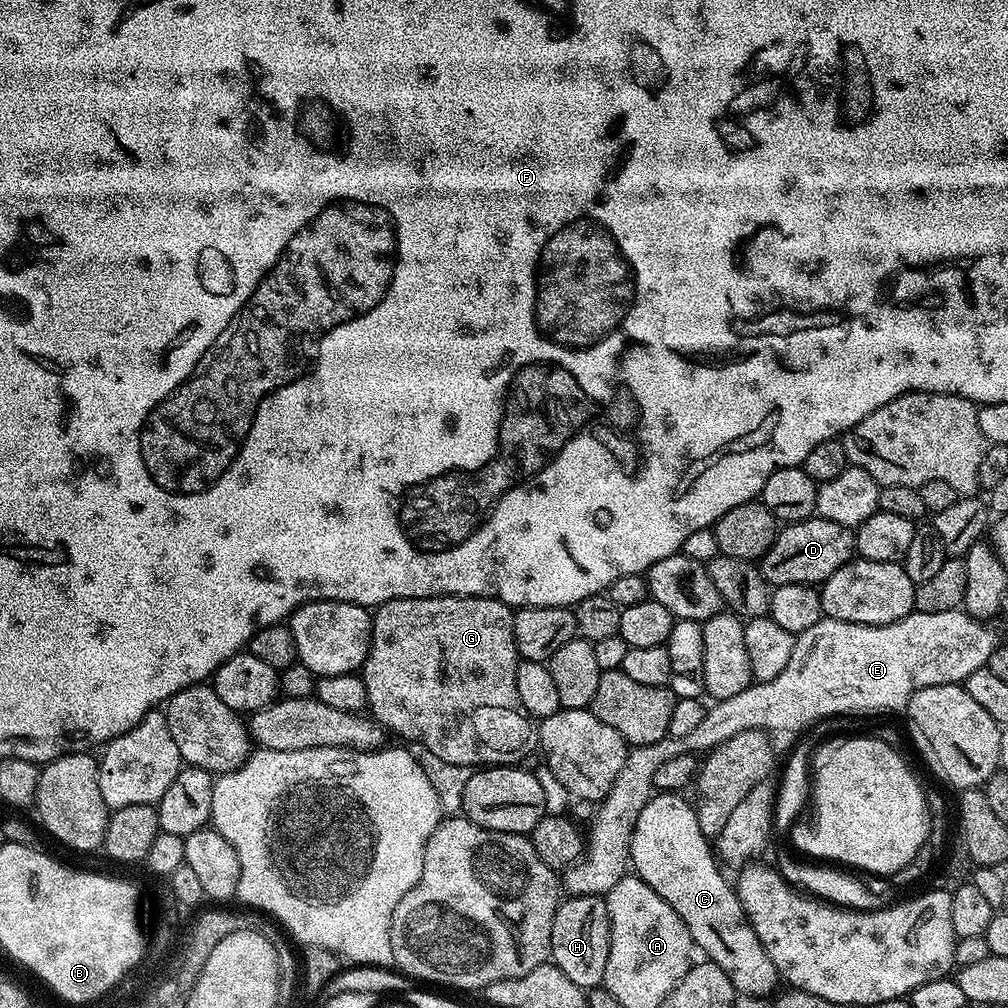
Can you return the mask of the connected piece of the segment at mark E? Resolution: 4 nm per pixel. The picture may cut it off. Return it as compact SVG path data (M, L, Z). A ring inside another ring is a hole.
M946 610L942 614L926 614L925 612L913 611L906 618L902 618L898 622L890 622L886 626L866 626L865 624L855 624L854 622L842 622L841 619L830 619L821 617L819 622L814 626L810 626L809 630L804 630L796 636L793 653L786 664L786 669L770 682L753 683L746 690L742 690L739 694L734 694L731 698L715 701L705 711L702 721L689 734L682 736L664 736L658 742L650 744L641 744L631 747L628 751L627 758L623 760L622 769L618 770L618 778L614 778L614 786L610 786L610 790L599 801L596 817L592 820L592 833L586 836L586 855L577 860L575 864L563 869L562 872L562 888L568 896L598 896L603 897L611 888L616 885L630 872L630 861L632 858L632 835L634 834L634 826L638 822L638 814L642 814L642 806L654 795L654 785L652 777L657 772L659 766L671 758L678 758L687 755L699 755L712 751L724 741L728 741L738 733L744 733L746 730L754 729L756 731L776 730L778 732L798 732L806 729L808 726L824 719L826 716L838 716L840 714L848 714L850 712L896 712L907 709L908 700L915 692L922 690L926 686L942 686L943 684L960 684L970 674L974 674L974 670L985 667L990 658L992 651L998 646L998 640L994 633L990 632L981 621L976 620L973 616L969 616L963 610Z

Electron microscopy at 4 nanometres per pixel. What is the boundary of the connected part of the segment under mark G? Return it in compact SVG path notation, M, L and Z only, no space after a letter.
M423 596L422 598L398 598L387 600L372 612L372 645L368 647L368 657L364 659L362 675L368 695L367 711L381 728L421 744L432 756L437 756L444 764L461 764L471 769L473 766L516 766L531 748L534 748L534 720L529 716L522 698L518 698L516 681L516 643L514 642L513 609L490 596Z

